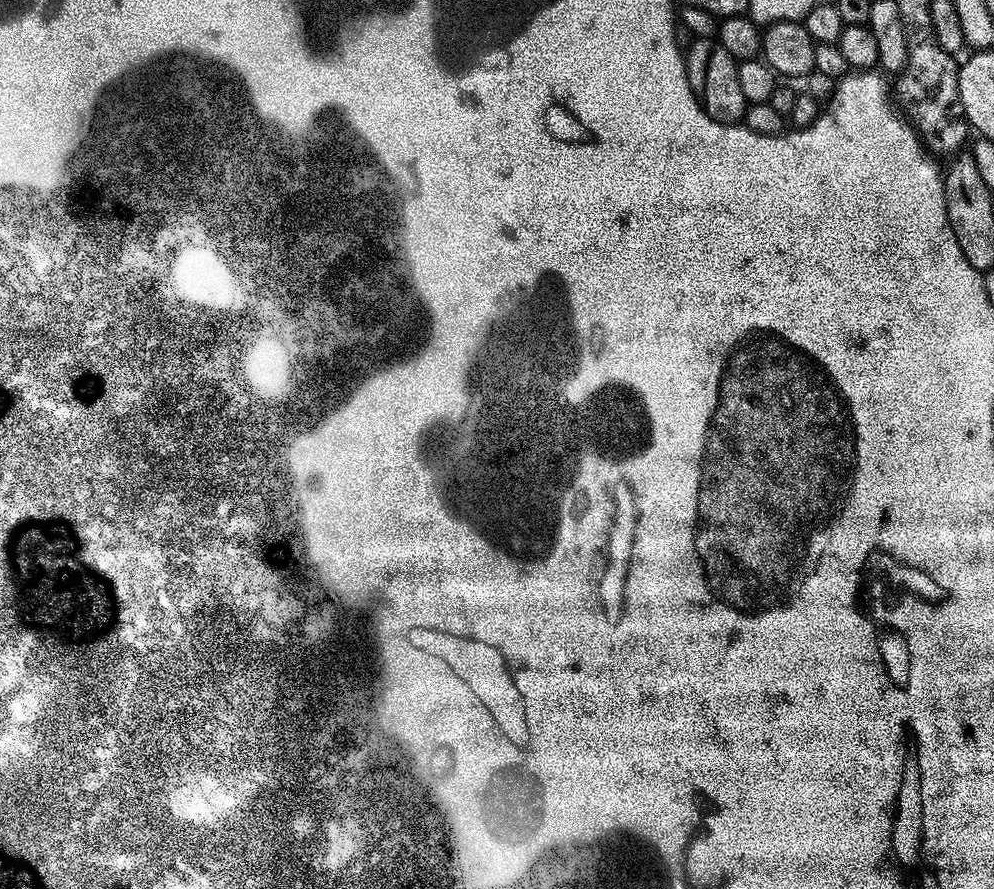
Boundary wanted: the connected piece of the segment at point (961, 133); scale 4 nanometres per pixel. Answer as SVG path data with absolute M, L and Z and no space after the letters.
M931 39L911 41L908 50L908 67L904 69L900 80L900 96L908 103L912 111L911 119L927 147L933 153L952 152L960 148L969 139L970 125L964 116L964 107L960 101L958 78L960 69L955 55L942 50Z

